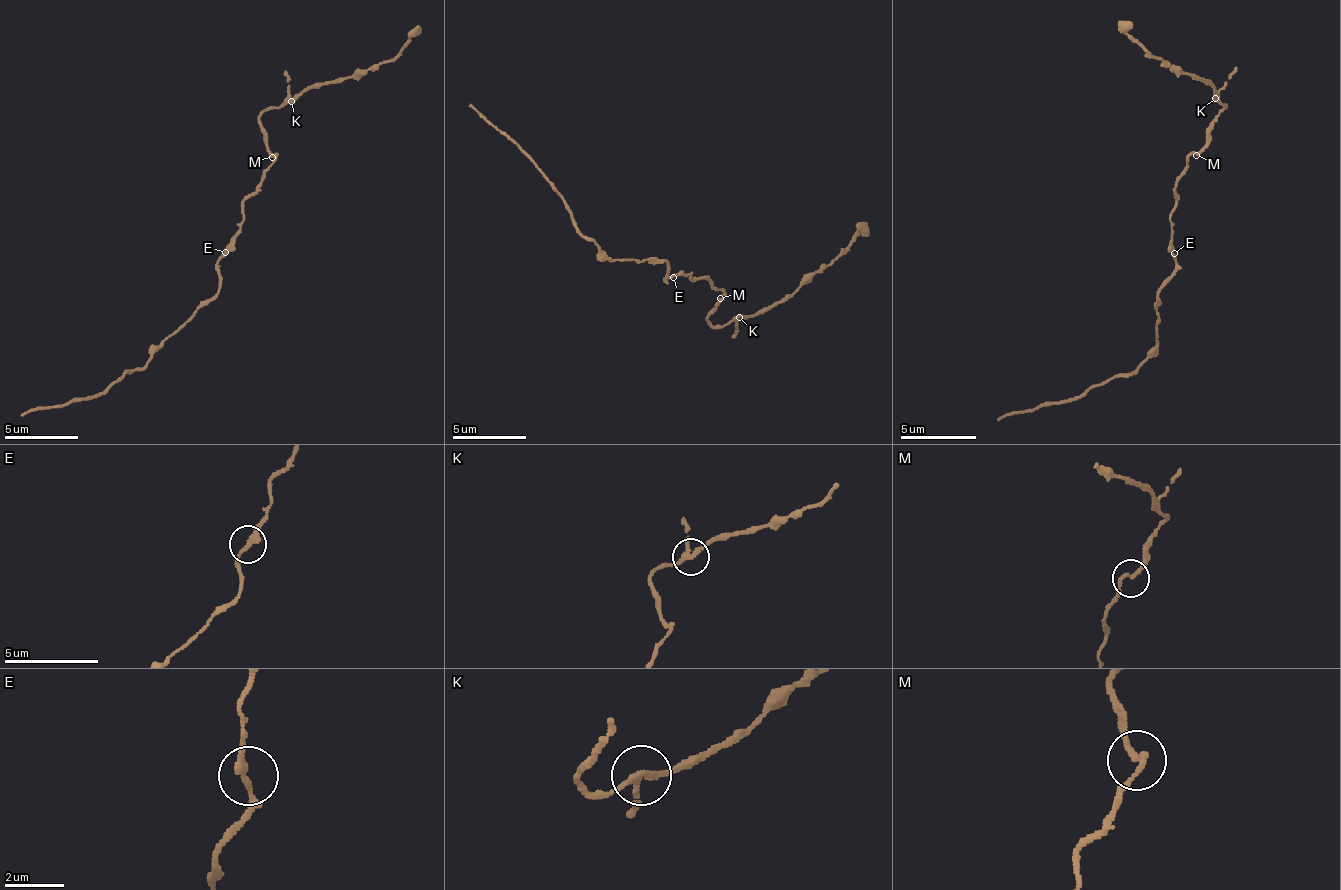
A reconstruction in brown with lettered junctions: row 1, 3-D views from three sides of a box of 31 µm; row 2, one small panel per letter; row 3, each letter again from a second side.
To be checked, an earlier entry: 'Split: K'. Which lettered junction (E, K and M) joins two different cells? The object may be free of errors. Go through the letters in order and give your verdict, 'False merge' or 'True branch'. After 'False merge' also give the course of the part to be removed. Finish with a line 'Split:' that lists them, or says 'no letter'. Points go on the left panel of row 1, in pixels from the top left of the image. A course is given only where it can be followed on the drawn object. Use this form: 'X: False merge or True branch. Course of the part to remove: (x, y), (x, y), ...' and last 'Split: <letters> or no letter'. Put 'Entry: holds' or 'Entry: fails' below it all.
E: True branch
K: False merge. Course of the part to remove: (292, 100), (373, 71), (418, 26)
M: True branch
Split: K
Entry: holds

